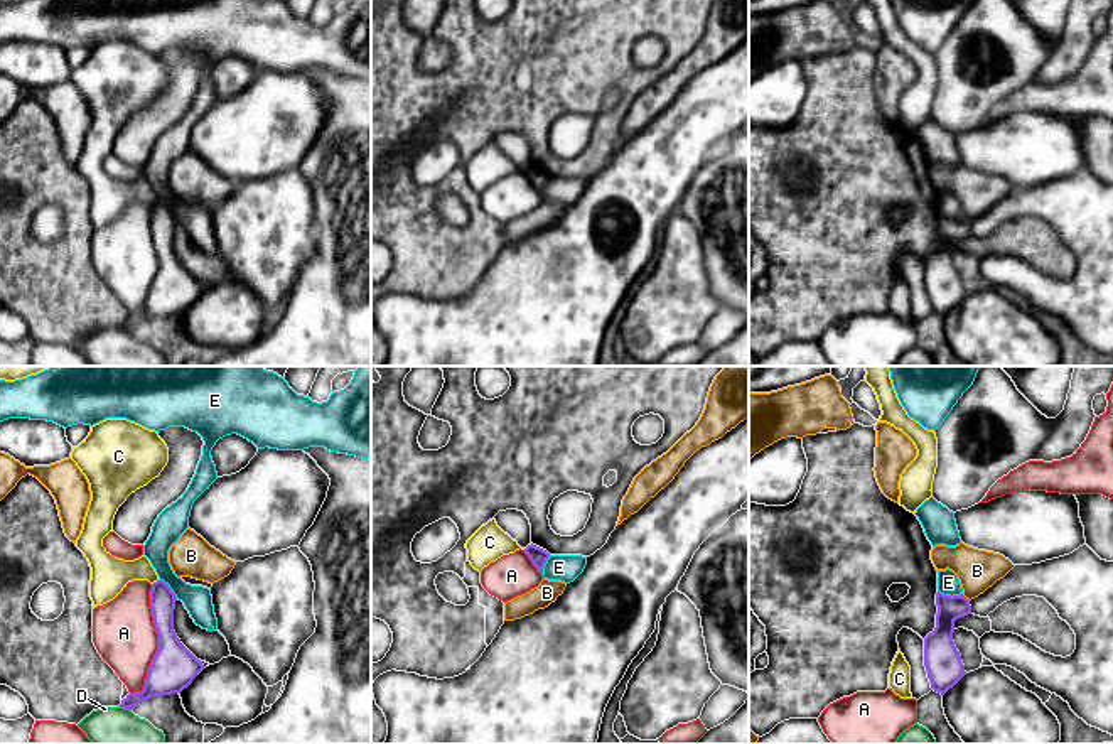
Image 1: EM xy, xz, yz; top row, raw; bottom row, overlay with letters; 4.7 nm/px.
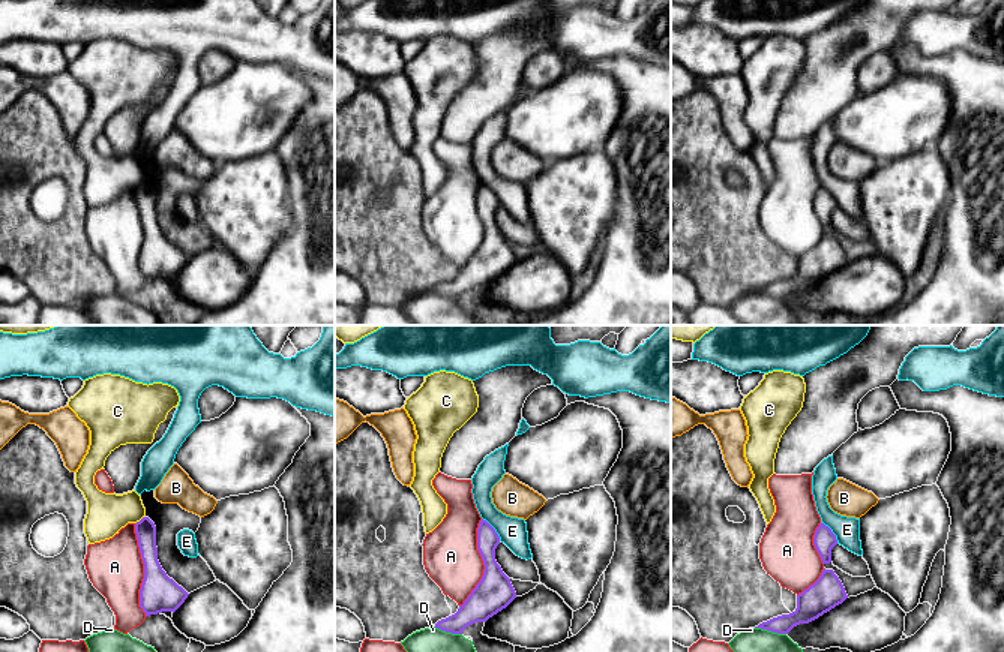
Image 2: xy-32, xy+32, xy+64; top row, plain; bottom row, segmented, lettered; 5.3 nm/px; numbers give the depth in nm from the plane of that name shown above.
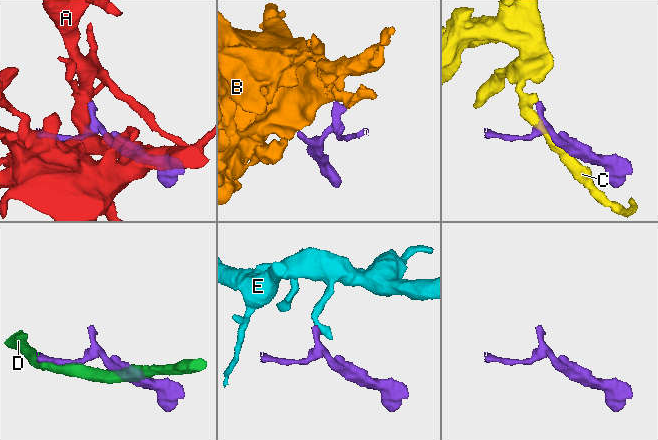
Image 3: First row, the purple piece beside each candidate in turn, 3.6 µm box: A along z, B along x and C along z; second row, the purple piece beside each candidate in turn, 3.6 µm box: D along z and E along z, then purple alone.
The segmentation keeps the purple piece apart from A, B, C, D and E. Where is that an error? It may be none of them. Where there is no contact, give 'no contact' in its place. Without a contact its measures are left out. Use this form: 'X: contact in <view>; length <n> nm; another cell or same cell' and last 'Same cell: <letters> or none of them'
A: contact in xy; length 550 nm; another cell
B: contact in yz; length 50 nm; another cell
C: contact in xy; length 40 nm; another cell
D: contact in xy; length 70 nm; another cell
E: contact in yz; length 120 nm; another cell
Same cell: none of them

